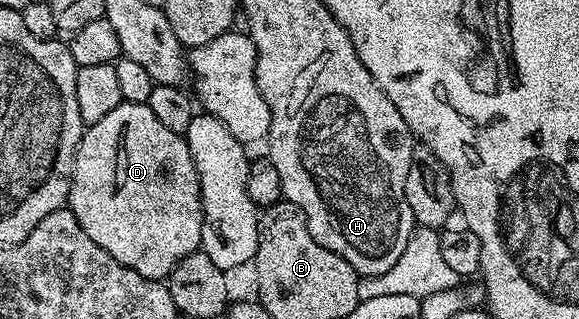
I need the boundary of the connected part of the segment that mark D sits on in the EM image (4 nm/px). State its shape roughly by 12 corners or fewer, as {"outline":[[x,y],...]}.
{"outline":[[123,102],[83,131],[68,207],[165,281],[202,247],[186,137]]}

